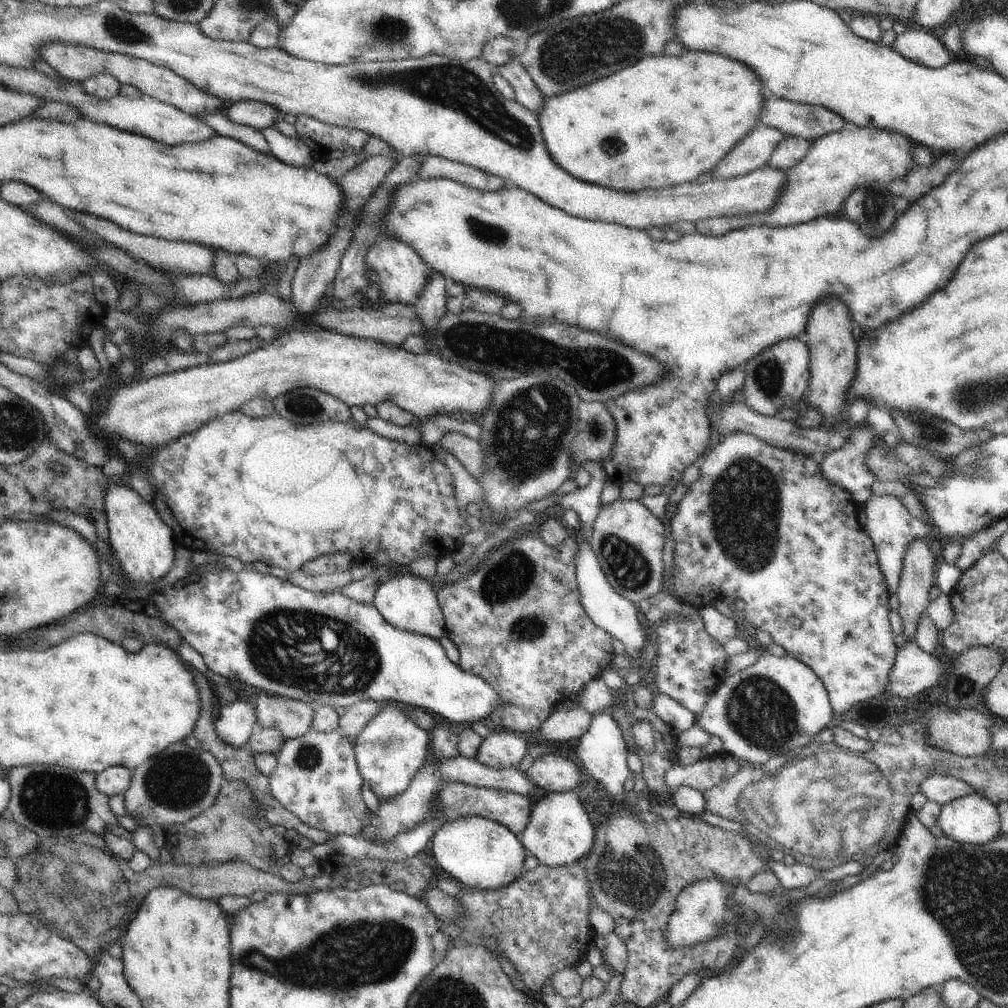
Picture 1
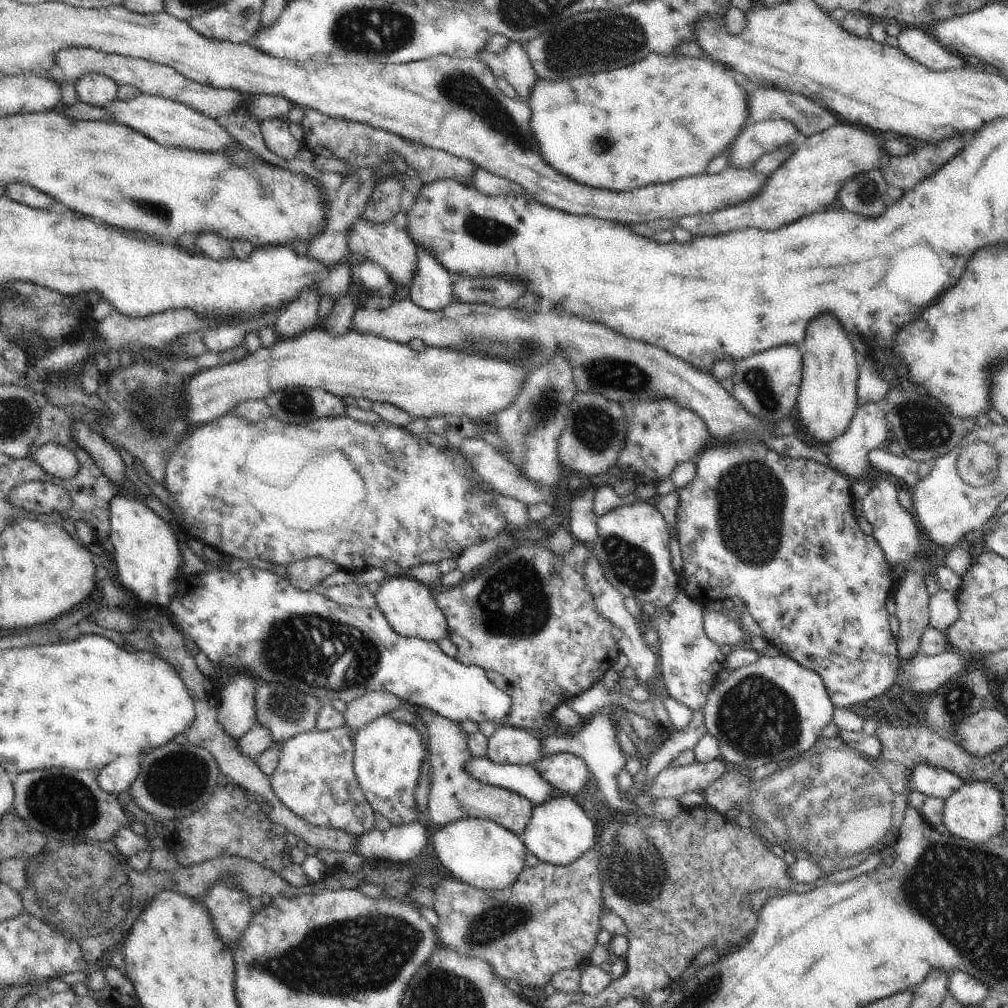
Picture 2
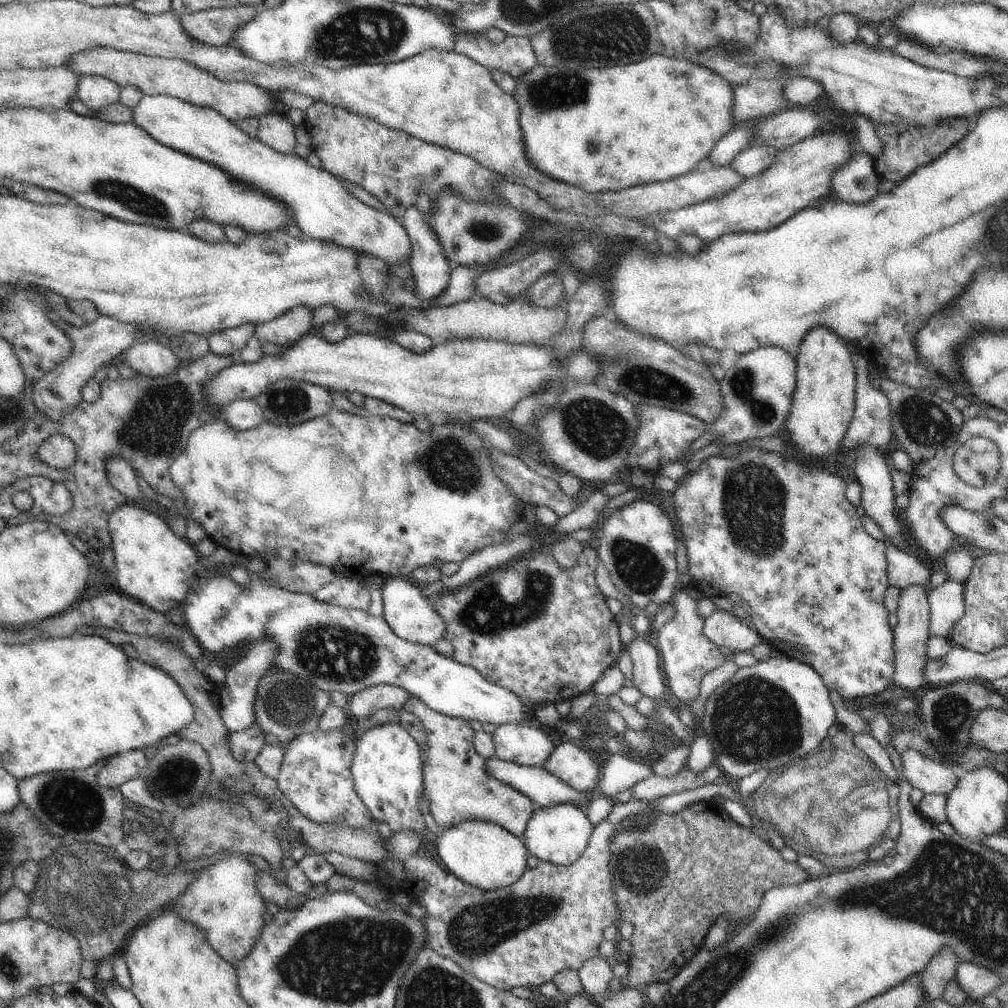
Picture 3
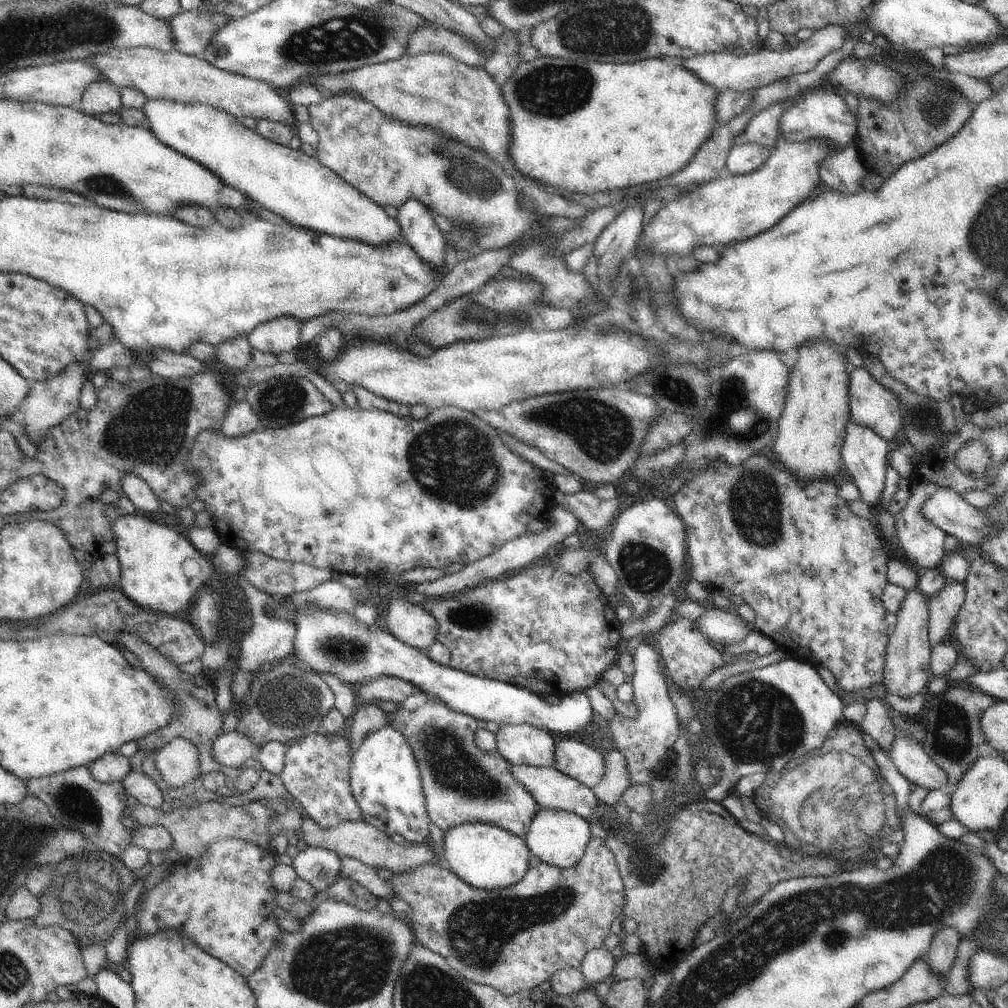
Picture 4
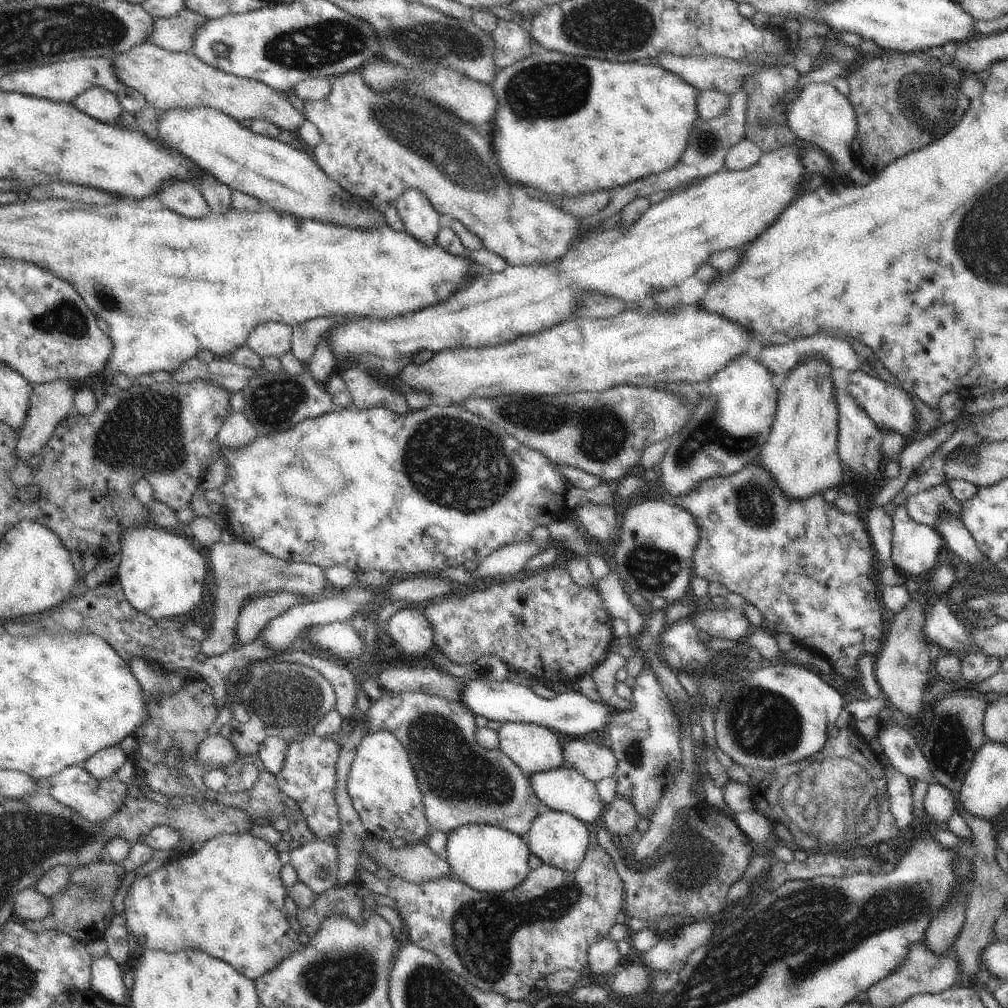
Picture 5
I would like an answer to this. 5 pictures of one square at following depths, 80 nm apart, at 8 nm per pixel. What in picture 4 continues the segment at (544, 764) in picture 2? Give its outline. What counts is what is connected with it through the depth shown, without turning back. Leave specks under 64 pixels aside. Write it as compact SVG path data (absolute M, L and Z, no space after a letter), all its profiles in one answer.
M575 736L560 737L558 738L555 759L551 767L593 789L604 776L606 754L604 751L589 747Z

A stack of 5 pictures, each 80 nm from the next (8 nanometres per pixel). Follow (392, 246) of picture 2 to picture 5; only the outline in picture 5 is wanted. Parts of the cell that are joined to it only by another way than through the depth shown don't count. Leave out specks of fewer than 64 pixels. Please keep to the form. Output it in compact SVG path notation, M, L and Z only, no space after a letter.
M207 106L162 110L156 132L165 145L188 157L202 171L233 190L258 198L264 207L309 221L361 231L388 226L381 209L376 210L341 187L306 150L300 151L278 139L260 136L252 132L248 124L239 123L221 110Z

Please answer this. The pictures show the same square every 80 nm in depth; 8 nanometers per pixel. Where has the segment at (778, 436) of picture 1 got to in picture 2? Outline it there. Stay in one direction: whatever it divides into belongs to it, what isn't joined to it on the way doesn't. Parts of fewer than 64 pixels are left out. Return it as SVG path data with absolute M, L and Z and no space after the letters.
M400 296L378 310L358 307L351 321L351 329L362 335L378 336L402 345L408 345L413 339L419 339L427 346L459 353L497 355L500 360L513 361L514 365L527 367L530 373L543 367L546 362L550 362L554 356L561 353L564 359L569 360L575 372L577 390L583 393L600 395L617 403L622 401L644 402L661 398L674 399L681 407L696 412L697 416L706 423L714 440L726 440L730 434L736 434L736 432L756 436L762 434L764 440L775 437L774 423L771 420L756 419L740 401L737 401L719 382L716 382L710 373L695 369L690 363L675 357L666 350L644 344L644 342L622 338L612 330L608 332L608 328L602 324L592 324L592 322L586 322L586 320L580 320L568 314L552 316L552 314L543 314L540 310L526 313L524 310L518 311L512 308L498 309L488 304L454 302L442 311L426 311L413 304L408 296Z

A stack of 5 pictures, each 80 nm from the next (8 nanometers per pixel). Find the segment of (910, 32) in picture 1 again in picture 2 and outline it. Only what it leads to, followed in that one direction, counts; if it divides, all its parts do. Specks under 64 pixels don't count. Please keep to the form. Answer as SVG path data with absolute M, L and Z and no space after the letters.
M924 27L904 29L897 36L898 48L912 60L935 71L954 70L967 65L964 56L944 47Z

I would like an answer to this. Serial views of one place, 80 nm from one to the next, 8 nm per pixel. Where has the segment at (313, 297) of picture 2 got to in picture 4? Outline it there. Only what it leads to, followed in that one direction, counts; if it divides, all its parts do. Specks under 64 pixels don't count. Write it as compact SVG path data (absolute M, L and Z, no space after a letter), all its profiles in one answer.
M296 316L280 317L259 324L247 337L251 347L261 352L295 352L303 324Z

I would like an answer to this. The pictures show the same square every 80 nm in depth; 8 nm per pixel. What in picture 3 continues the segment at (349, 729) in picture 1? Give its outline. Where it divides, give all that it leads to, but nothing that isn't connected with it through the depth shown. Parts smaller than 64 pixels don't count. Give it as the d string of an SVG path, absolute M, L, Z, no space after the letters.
M378 685L365 688L348 700L347 715L357 723L369 719L382 709L402 709L408 699L403 688L394 685Z

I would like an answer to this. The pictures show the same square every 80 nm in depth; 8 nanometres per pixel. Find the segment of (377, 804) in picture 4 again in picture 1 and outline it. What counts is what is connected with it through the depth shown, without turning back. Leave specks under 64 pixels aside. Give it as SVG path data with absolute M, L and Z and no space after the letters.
M395 702L386 705L366 724L360 735L353 741L358 772L364 782L376 794L380 804L406 792L412 778L424 766L430 753L430 733L414 724L404 708Z

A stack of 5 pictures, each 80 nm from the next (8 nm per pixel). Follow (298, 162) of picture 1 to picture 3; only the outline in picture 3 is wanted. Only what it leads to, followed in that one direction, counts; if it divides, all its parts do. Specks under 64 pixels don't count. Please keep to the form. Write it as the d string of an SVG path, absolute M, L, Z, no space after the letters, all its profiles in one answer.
M274 112L259 118L258 141L262 141L276 152L290 155L296 148L294 138L296 126L290 123L285 113Z

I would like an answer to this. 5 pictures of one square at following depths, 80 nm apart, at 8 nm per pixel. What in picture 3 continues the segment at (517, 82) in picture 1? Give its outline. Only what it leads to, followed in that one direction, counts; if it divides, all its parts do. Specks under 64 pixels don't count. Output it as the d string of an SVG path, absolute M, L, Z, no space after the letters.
M459 35L455 51L468 55L491 71L504 71L514 80L521 79L537 65L531 39L527 36L507 36L503 43L496 45L486 36L474 39Z

